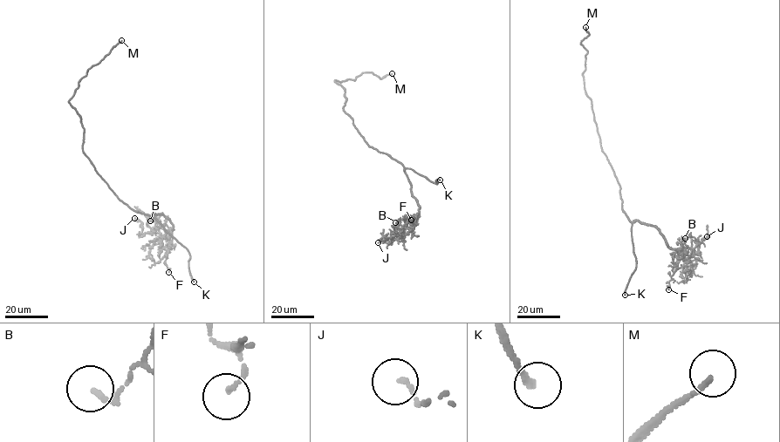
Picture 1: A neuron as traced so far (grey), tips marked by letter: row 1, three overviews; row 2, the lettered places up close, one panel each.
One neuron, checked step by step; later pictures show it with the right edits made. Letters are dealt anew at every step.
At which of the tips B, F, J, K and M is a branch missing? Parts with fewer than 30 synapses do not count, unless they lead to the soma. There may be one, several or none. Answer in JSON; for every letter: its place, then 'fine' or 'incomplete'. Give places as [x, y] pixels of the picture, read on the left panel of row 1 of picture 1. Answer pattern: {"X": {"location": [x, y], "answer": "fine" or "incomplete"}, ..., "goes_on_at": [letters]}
{"B": {"location": [150, 220], "answer": "fine"}, "F": {"location": [168, 272], "answer": "fine"}, "J": {"location": [134, 218], "answer": "fine"}, "K": {"location": [194, 282], "answer": "incomplete"}, "M": {"location": [121, 40], "answer": "incomplete"}, "goes_on_at": ["K", "M"]}

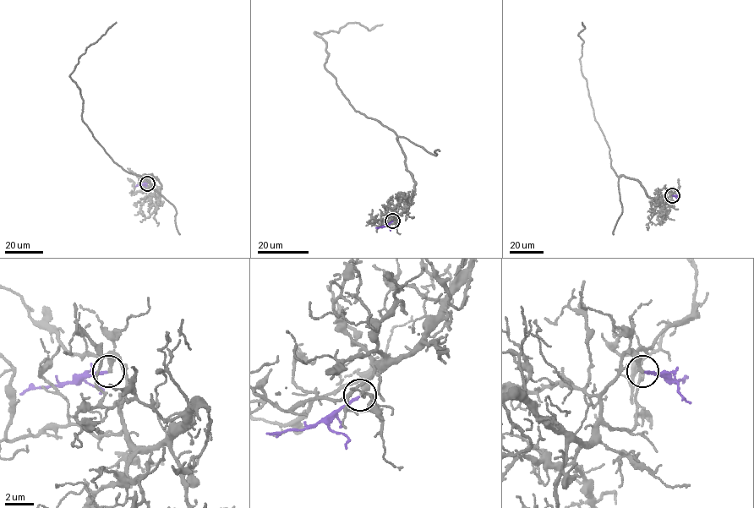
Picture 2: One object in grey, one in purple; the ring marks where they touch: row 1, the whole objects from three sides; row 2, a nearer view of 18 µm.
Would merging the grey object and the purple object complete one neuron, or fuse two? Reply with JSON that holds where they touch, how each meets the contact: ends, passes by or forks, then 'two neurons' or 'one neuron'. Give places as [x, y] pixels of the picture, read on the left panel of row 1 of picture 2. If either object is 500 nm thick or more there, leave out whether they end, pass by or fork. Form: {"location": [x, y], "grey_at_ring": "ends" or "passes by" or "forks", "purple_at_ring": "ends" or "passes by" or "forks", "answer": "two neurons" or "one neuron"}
{"location": [147, 183], "grey_at_ring": "ends", "purple_at_ring": "ends", "answer": "one neuron"}

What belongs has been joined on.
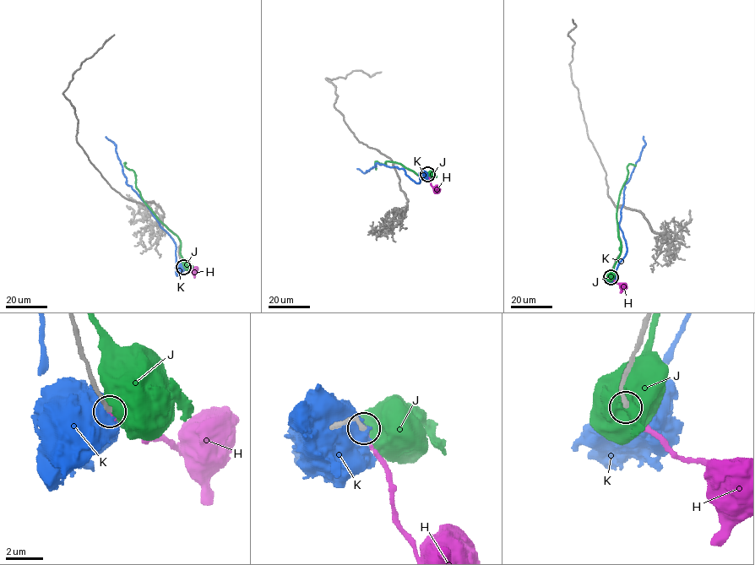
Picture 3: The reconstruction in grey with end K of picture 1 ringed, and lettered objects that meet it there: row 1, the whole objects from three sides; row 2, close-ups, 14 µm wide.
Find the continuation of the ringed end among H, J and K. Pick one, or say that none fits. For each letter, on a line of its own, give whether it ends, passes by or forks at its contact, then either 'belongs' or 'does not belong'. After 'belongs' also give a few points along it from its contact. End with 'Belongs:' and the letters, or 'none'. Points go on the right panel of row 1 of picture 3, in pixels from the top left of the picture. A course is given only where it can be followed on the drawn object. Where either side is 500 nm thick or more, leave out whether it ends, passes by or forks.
H: it ends | belongs | via (611, 277), (623, 285)
J: does not belong
K: does not belong
Belongs: H

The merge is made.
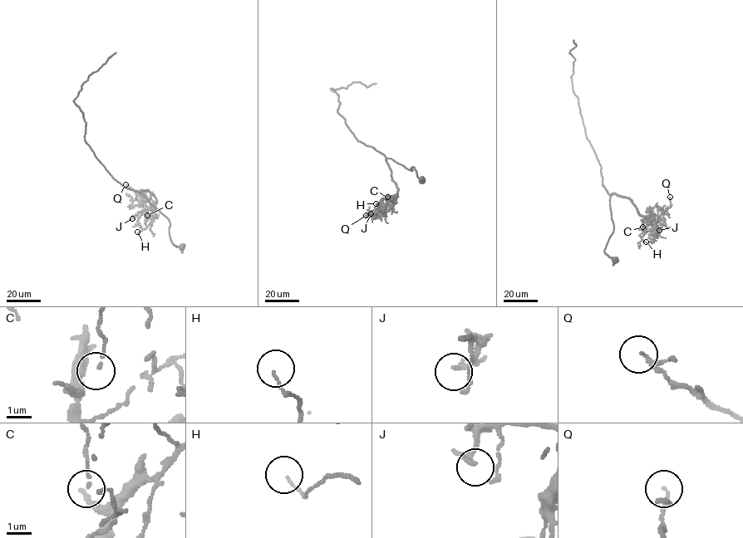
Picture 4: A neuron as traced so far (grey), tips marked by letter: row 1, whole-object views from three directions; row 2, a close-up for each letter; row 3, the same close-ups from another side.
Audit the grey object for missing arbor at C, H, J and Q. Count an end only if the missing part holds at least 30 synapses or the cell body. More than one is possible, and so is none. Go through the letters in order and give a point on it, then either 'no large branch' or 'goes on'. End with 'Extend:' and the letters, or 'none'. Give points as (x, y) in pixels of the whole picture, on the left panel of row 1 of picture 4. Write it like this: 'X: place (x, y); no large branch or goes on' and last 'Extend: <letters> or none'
C: place (147, 215); no large branch
H: place (137, 232); no large branch
J: place (132, 218); no large branch
Q: place (125, 184); no large branch
Extend: none

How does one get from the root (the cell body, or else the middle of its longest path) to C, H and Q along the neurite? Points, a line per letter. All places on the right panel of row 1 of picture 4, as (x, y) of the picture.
C: (615, 259), (604, 251), (613, 230), (611, 195), (629, 198), (637, 212), (650, 222), (642, 220), (642, 227)
H: (615, 259), (604, 251), (613, 230), (613, 193), (628, 197), (641, 215), (654, 222), (654, 240), (646, 242)
Q: (615, 259), (604, 251), (613, 230), (610, 196), (628, 197), (641, 215), (656, 222), (670, 207), (670, 197)

